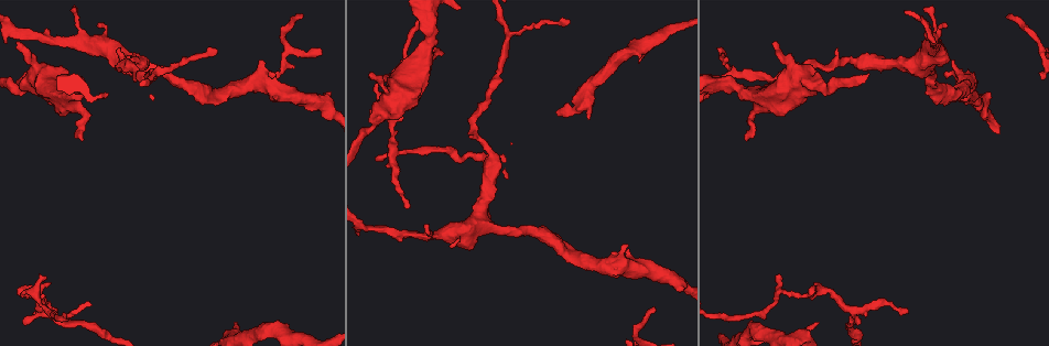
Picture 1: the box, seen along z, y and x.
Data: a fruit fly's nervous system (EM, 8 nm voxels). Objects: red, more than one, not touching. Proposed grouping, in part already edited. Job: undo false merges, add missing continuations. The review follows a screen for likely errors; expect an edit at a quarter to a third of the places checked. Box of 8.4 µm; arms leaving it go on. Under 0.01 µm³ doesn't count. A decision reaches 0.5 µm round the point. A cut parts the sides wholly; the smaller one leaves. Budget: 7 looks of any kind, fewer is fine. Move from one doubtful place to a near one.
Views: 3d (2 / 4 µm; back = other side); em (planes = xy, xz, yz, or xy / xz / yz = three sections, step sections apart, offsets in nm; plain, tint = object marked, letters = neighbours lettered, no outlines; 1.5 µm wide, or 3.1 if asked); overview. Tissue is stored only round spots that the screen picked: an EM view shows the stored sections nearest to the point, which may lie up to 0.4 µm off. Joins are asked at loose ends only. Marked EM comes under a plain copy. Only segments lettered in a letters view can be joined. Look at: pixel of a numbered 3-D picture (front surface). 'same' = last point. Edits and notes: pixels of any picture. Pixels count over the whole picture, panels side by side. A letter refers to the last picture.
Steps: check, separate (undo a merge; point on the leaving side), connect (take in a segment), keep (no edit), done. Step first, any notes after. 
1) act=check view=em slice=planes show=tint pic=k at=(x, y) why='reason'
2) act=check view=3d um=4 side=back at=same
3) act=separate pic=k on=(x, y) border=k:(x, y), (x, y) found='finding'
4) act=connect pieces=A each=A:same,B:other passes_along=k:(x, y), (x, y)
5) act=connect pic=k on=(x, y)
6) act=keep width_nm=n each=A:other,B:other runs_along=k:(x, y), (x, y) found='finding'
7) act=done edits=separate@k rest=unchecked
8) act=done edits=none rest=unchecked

act=check view=3d um=4 pic=1 at=(217, 51) why='an open end'

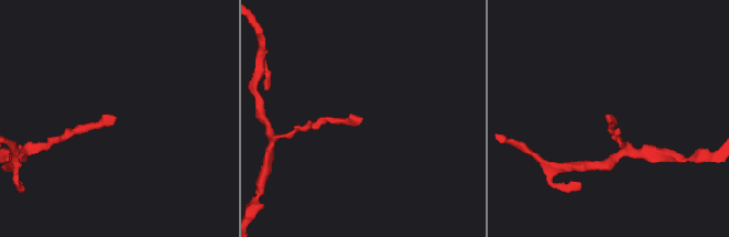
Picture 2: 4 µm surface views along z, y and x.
act=check view=em slice=xz step=4 show=tint pic=2 at=(606, 116) why='need the tissue'

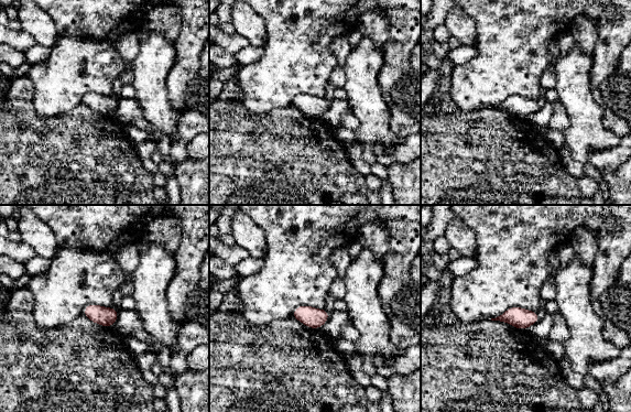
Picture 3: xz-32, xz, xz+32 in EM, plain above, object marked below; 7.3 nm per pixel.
act=check view=em slice=planes show=letters at=same why='cut it another way'

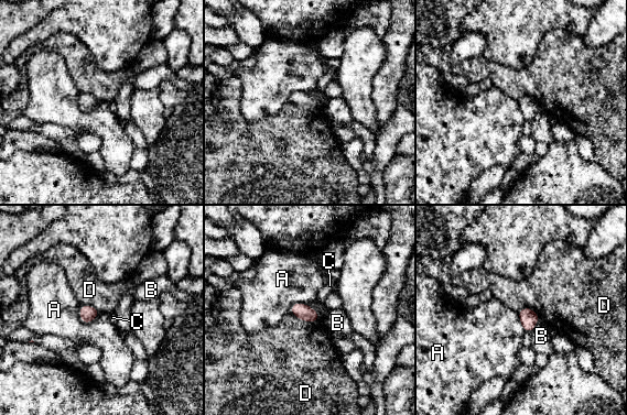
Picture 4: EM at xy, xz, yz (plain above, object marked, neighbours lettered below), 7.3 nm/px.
act=keep width_nm=110 each=A:other,B:other,C:other,D:other border=4:(78, 307), (85, 323), (100, 312) found='none of them fits'

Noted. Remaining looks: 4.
act=check view=em slice=planes show=letters pic=1 at=(139, 62) why='calibre changes'

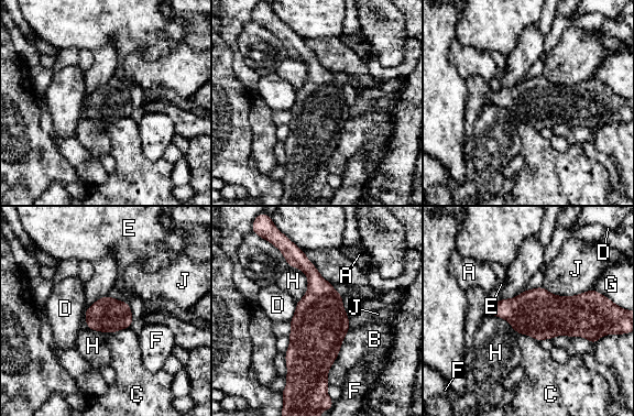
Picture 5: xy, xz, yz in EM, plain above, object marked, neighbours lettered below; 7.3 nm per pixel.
act=keep longest_contact=B:440nm each=A:other,B:other,C:other,D:other,E:other,F:other,G:other,H:other,J:other border=5:(288, 265), (307, 280), (296, 302) found='all the same cell'

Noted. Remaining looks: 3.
act=check view=em slice=yz step=4 show=letters pic=1 at=(452, 246) why='free end'

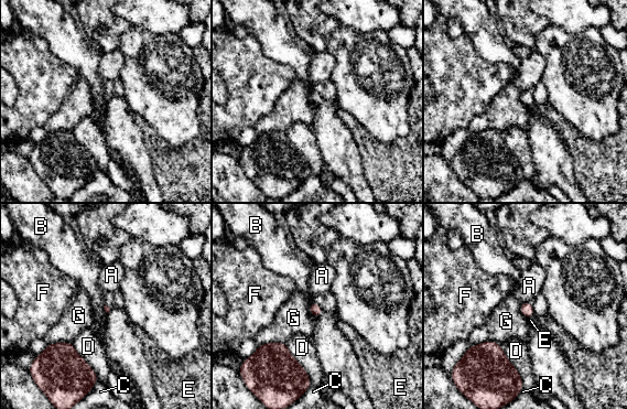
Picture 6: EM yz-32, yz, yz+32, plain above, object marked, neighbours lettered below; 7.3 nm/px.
act=check view=em slice=planes show=letters at=same

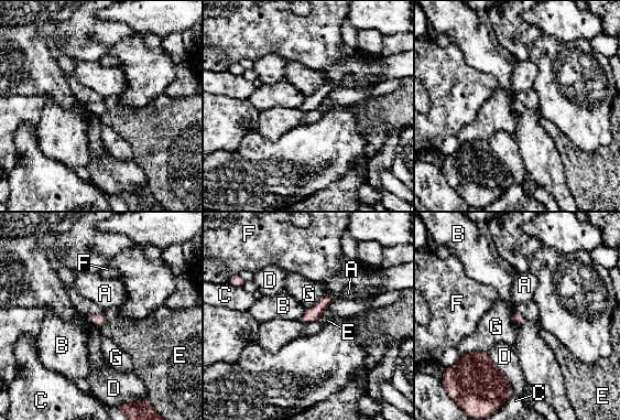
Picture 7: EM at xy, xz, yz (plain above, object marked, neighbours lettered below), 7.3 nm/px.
act=keep each=A:other,B:other,C:other,D:other,E:other,F:other,G:other found='none of them fits'

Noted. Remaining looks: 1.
act=done edits=none rest=unchecked

